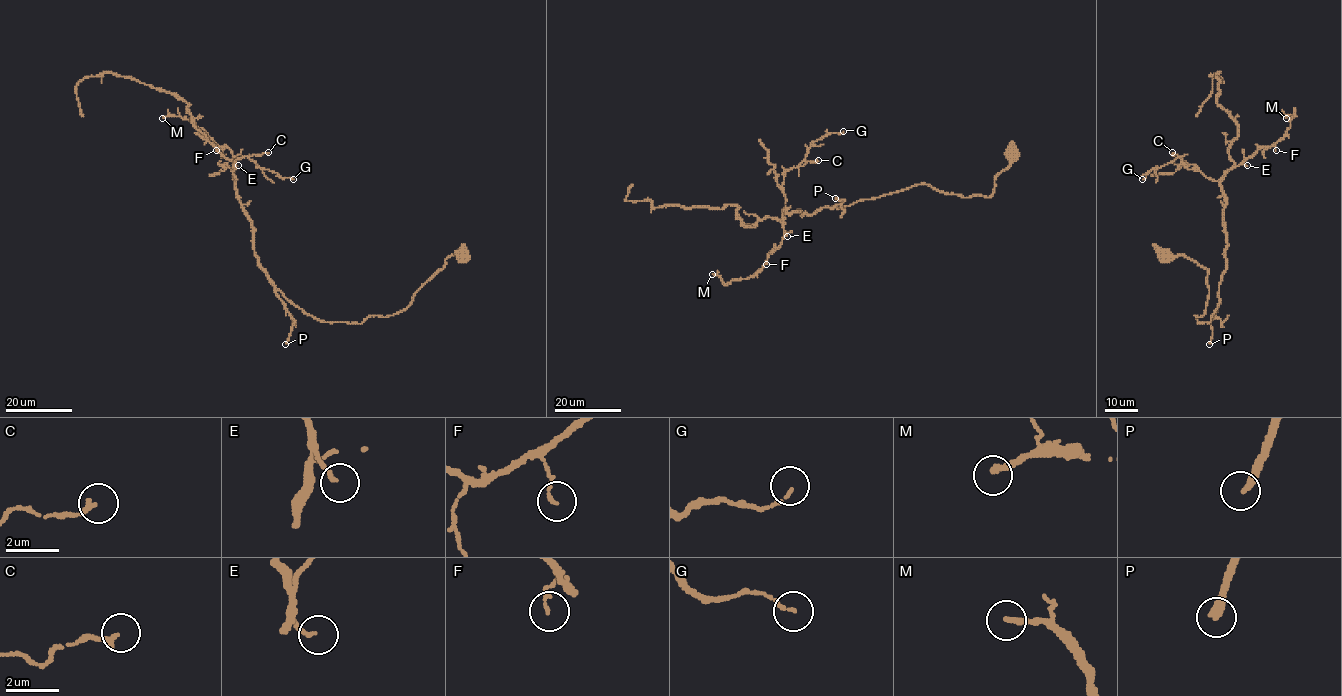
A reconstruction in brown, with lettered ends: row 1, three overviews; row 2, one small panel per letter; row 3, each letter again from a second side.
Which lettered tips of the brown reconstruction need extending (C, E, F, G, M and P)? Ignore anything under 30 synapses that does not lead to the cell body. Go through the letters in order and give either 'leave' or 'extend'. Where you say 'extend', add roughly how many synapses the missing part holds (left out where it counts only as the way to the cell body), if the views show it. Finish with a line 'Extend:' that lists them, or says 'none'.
C: leave
E: leave
F: leave
G: leave
M: extend; 35 synapses
P: extend; 110 synapses
Extend: M, P

